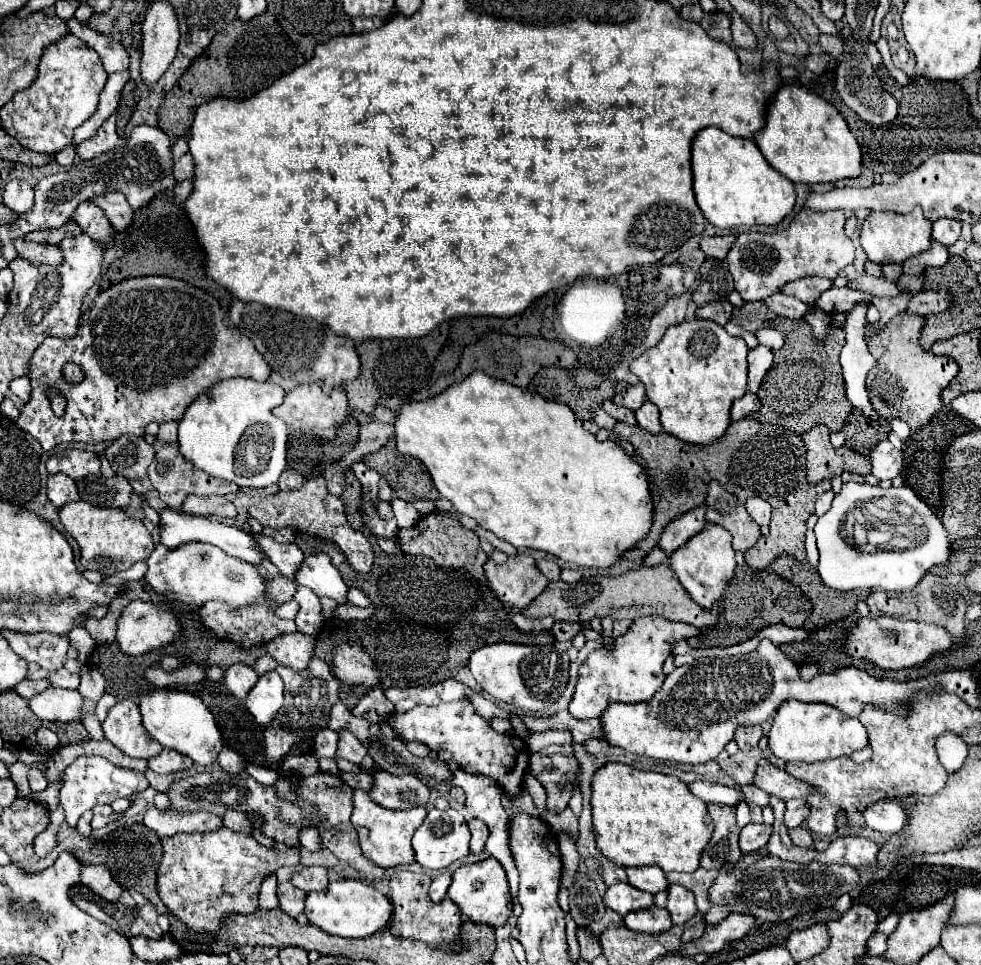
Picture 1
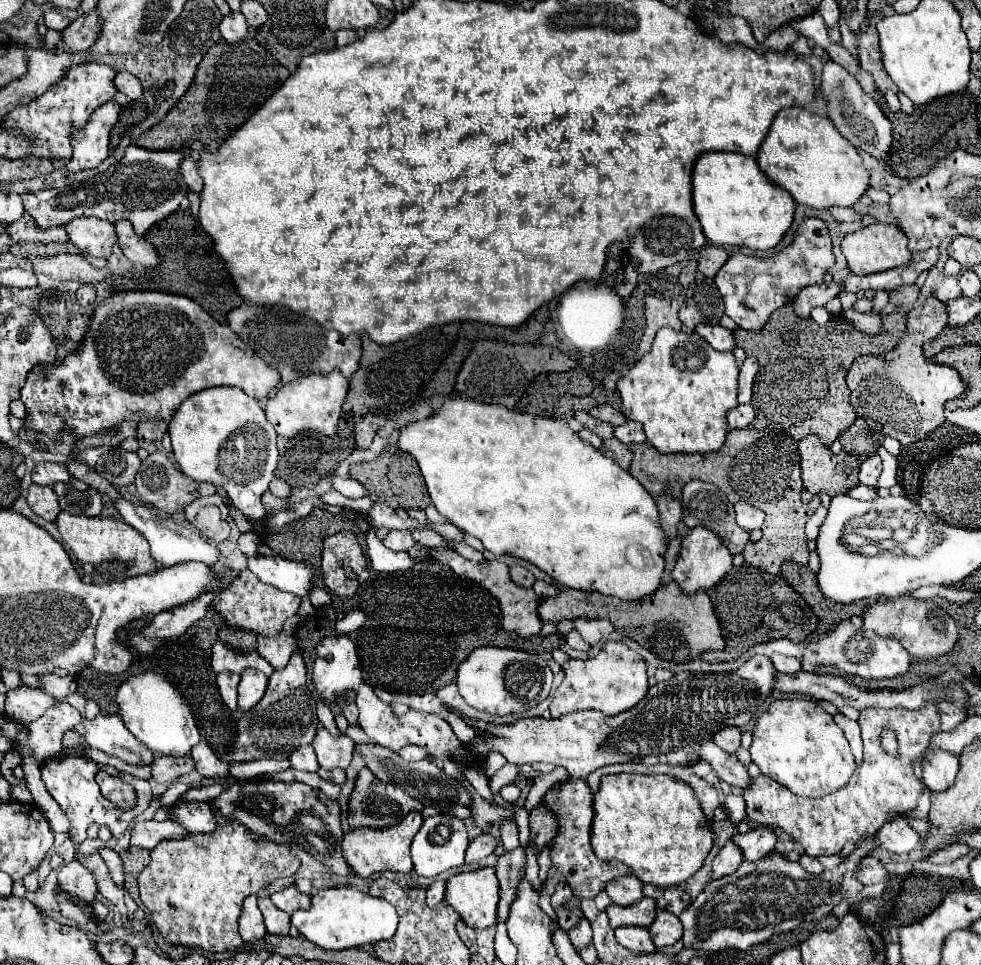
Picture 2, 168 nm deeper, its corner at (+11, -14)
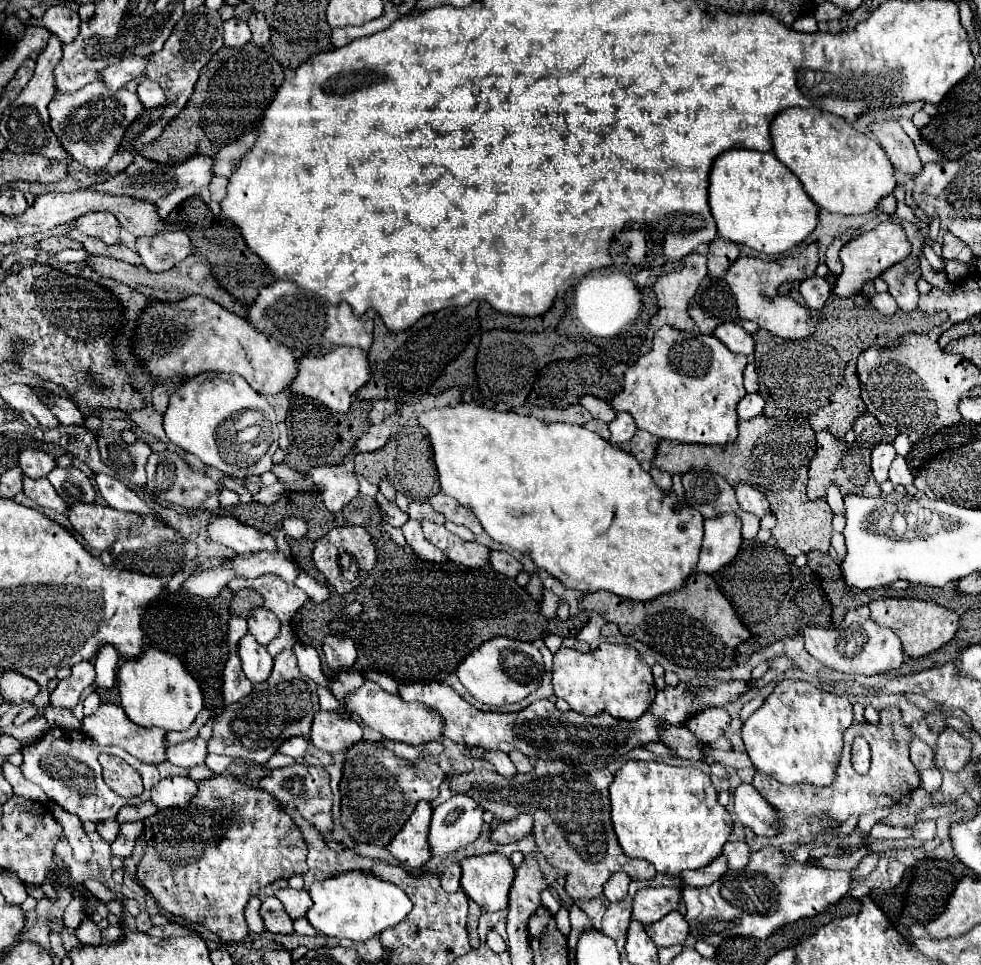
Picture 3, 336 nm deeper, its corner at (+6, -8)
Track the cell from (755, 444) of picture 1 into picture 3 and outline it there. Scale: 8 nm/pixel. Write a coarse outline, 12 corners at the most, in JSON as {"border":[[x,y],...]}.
{"border":[[791,414],[739,420],[727,446],[662,440],[669,474],[755,486],[791,556],[831,546],[833,512],[805,496],[817,450]]}

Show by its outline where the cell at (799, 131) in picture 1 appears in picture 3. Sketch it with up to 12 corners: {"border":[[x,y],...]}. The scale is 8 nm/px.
{"border":[[831,112],[775,116],[775,156],[827,212],[897,184],[883,148]]}

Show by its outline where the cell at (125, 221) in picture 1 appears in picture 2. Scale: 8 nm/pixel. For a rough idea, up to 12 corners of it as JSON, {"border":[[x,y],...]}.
{"border":[[118,220],[118,244],[132,266],[152,268],[158,252],[130,222]]}

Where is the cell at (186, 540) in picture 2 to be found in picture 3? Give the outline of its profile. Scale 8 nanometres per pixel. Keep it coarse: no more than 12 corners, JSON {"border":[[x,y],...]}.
{"border":[[107,474],[95,476],[101,498],[115,510],[155,514],[135,492]]}

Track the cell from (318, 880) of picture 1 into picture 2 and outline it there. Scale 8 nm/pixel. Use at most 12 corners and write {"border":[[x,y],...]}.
{"border":[[294,884],[270,900],[284,912],[310,908],[310,896]]}

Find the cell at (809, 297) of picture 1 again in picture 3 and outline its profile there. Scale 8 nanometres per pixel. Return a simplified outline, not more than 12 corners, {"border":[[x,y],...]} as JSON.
{"border":[[913,256],[883,272],[903,312],[917,308],[919,260]]}

